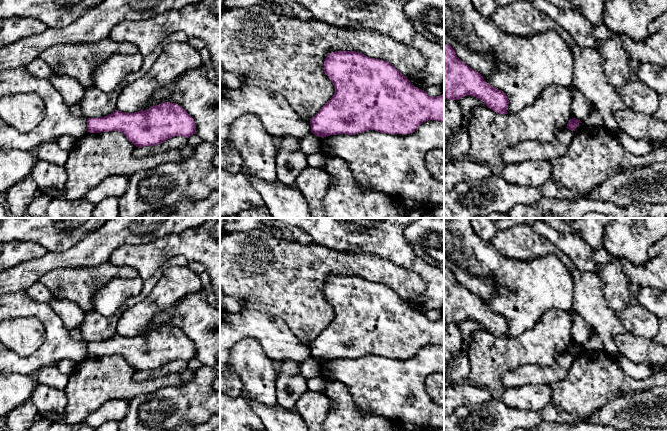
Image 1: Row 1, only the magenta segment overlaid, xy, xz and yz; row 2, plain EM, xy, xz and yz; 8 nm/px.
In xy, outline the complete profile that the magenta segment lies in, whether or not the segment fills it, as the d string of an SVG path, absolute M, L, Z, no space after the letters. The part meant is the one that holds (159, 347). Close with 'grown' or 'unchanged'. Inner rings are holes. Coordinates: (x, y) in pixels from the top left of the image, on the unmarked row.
M163 326L135 337L119 334L100 342L88 342L90 357L119 355L136 371L158 369L172 361L196 358L194 343L176 327Z; unchanged

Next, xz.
M356 275L331 276L324 285L324 296L332 305L334 319L310 343L311 356L318 361L347 358L354 359L368 354L387 358L407 359L415 356L425 345L444 346L444 317L437 321L429 320L424 314L413 310L391 287L367 281Z; unchanged

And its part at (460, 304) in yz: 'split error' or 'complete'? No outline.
complete

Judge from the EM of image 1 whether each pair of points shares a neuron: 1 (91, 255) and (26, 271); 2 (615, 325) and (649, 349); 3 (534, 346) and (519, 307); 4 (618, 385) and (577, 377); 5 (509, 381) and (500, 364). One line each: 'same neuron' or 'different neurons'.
1: same neuron
2: different neurons
3: different neurons
4: same neuron
5: different neurons

